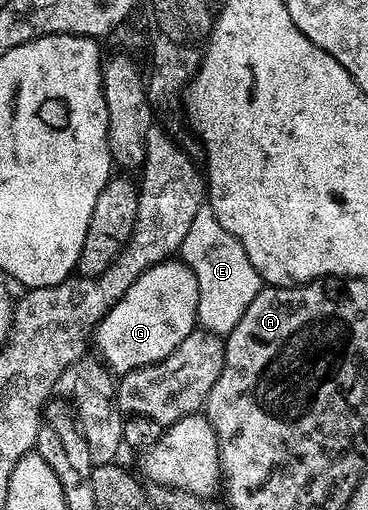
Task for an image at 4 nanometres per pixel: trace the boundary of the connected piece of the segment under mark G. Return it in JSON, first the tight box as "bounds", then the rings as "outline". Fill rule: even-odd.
{"bounds":[94,261,198,377],"outline":[[[165,261],[143,271],[138,281],[134,281],[134,285],[130,285],[123,297],[108,310],[95,329],[94,347],[100,350],[99,358],[112,375],[119,377],[170,357],[170,353],[174,353],[174,349],[186,341],[188,334],[197,330],[197,313],[198,281],[194,281],[194,273],[182,261]]]}

